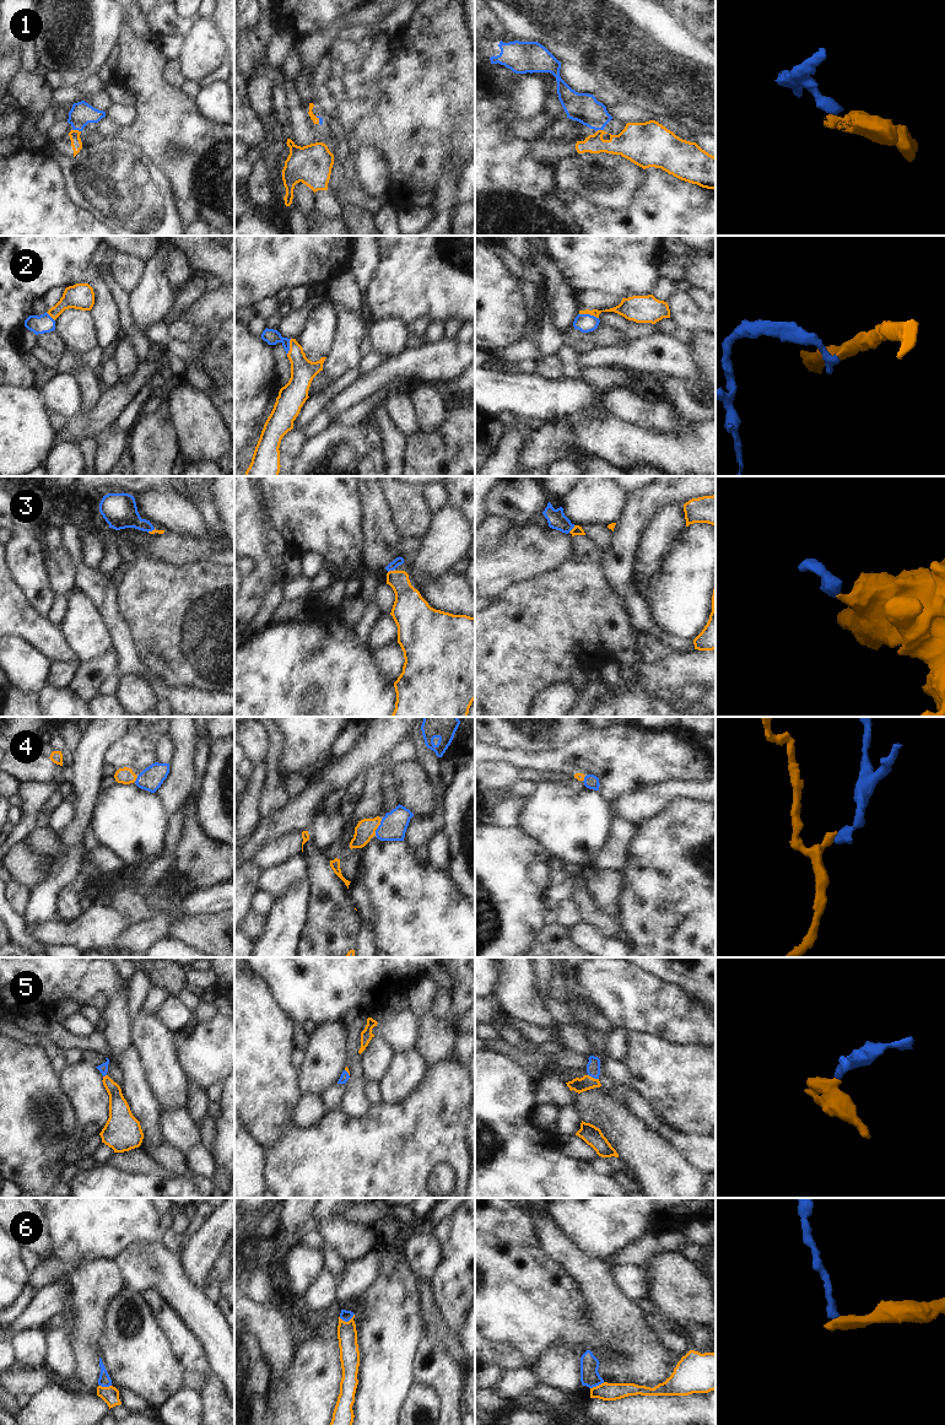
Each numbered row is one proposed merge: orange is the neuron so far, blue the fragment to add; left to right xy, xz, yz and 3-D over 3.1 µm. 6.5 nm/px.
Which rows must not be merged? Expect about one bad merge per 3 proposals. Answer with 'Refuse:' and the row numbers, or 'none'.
Refuse: 1, 6

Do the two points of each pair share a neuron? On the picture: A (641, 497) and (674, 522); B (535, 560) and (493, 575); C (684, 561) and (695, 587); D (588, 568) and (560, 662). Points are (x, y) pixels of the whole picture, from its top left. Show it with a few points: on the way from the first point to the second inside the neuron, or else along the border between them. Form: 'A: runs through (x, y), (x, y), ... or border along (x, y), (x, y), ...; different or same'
A: border along (682, 503), (665, 506), (646, 527), (643, 535); different
B: runs through (525, 560), (517, 560), (503, 568); same
C: runs through (686, 567), (689, 581); same
D: runs through (578, 592), (573, 613), (560, 626), (560, 638); same

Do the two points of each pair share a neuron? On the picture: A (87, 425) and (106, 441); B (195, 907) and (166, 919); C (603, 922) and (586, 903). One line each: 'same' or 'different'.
A: different
B: same
C: same

